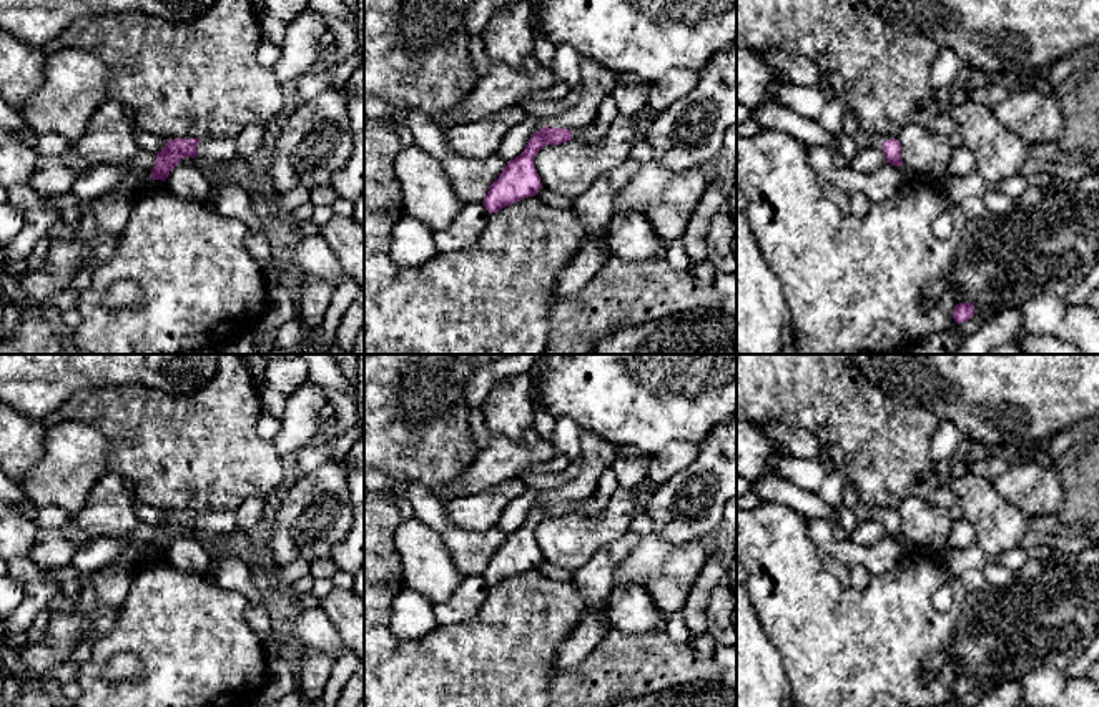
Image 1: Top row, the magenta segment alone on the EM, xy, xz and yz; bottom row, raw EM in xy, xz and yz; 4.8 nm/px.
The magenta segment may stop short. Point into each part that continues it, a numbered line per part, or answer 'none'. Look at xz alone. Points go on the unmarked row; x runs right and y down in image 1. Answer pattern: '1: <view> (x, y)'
1: xz (599, 454)

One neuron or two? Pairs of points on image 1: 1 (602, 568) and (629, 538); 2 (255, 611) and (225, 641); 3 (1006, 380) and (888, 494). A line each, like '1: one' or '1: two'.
1: one
2: two
3: two

